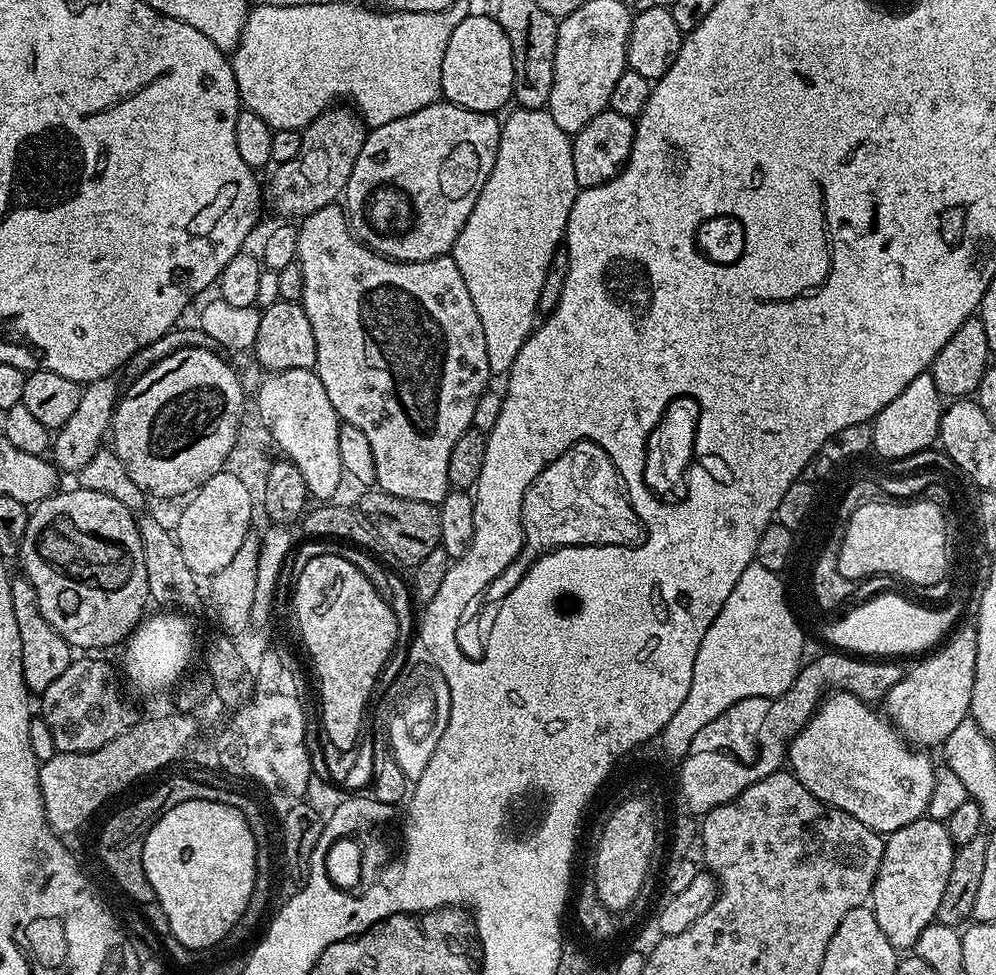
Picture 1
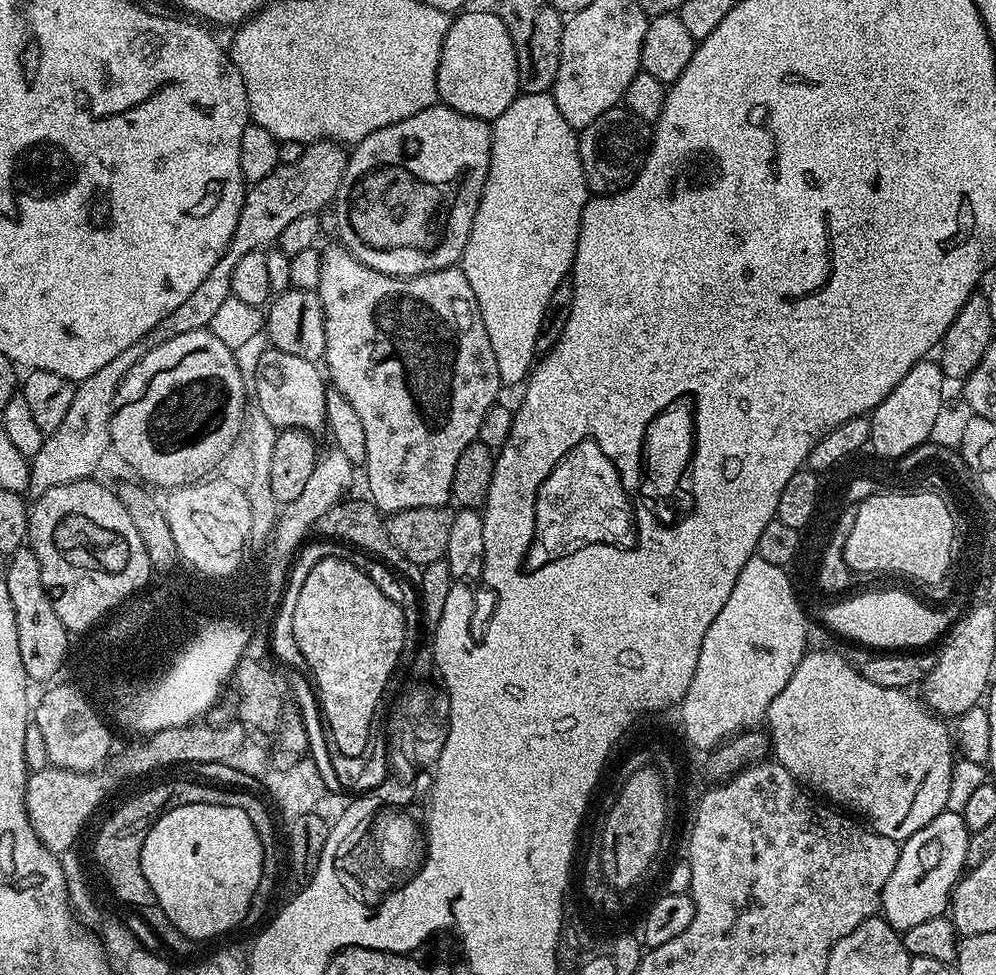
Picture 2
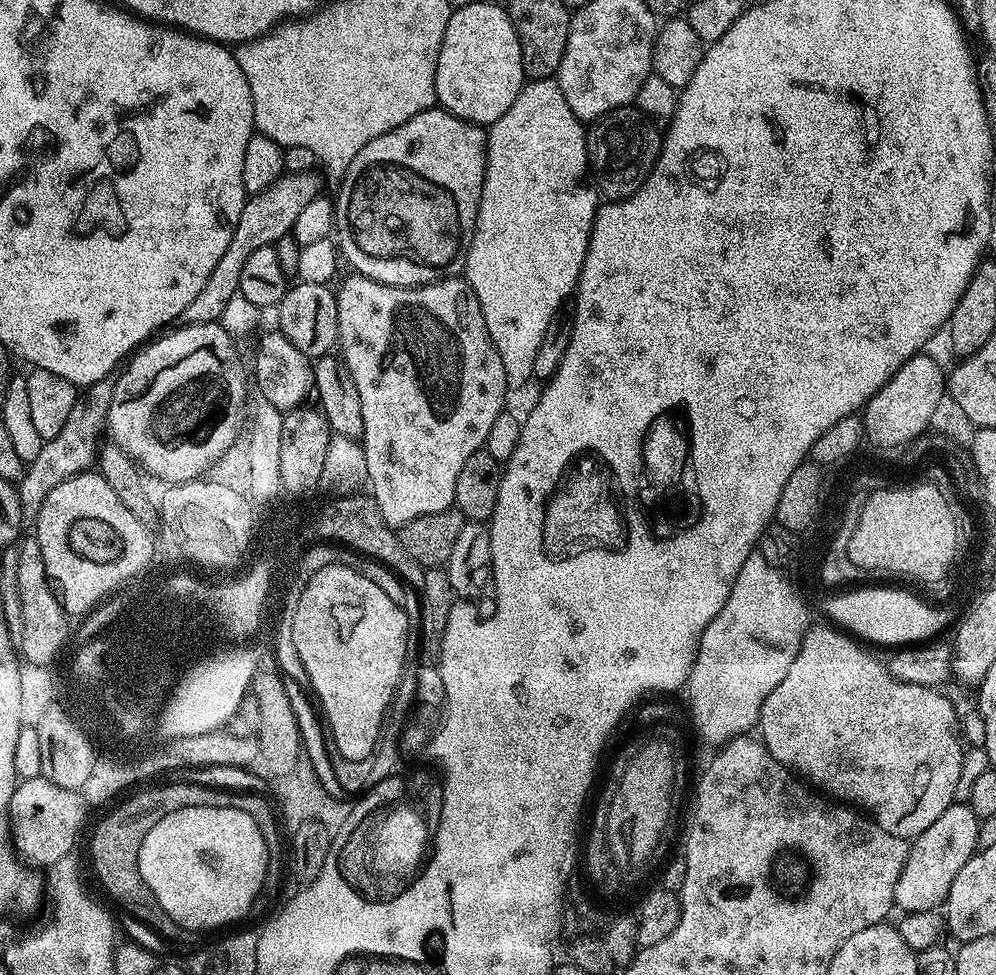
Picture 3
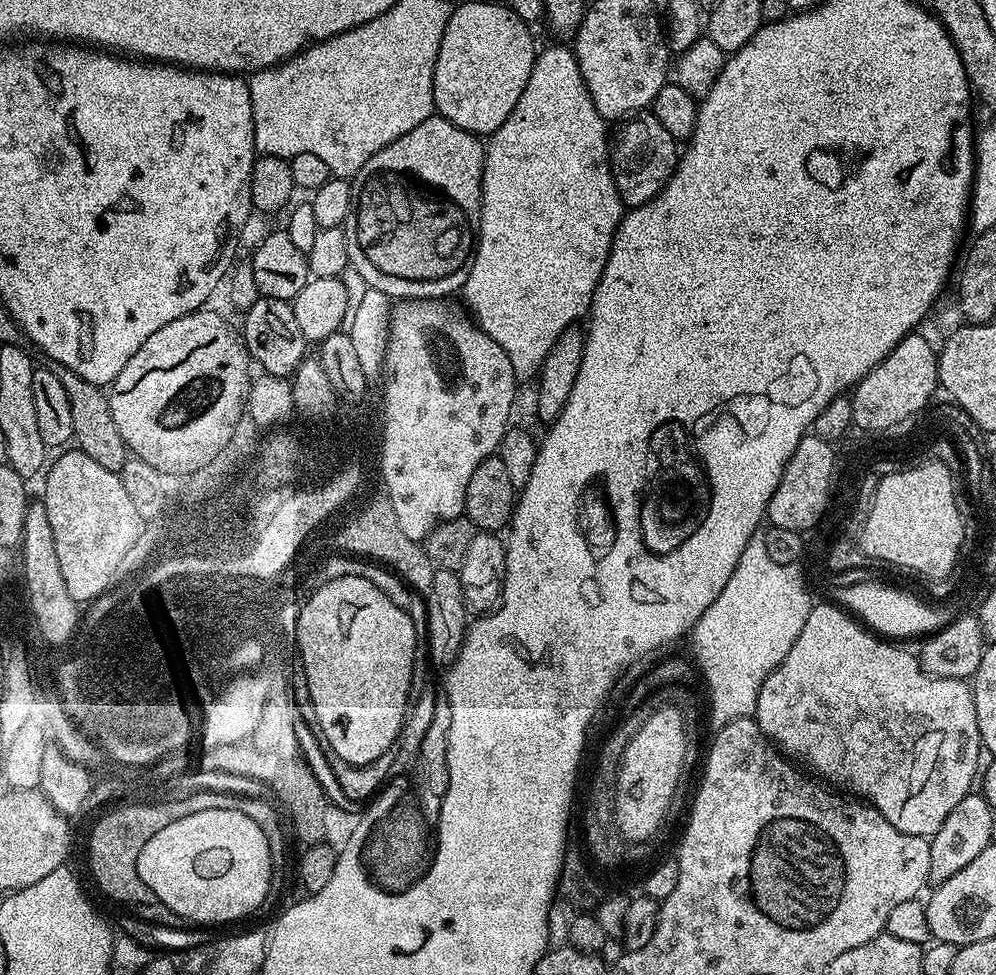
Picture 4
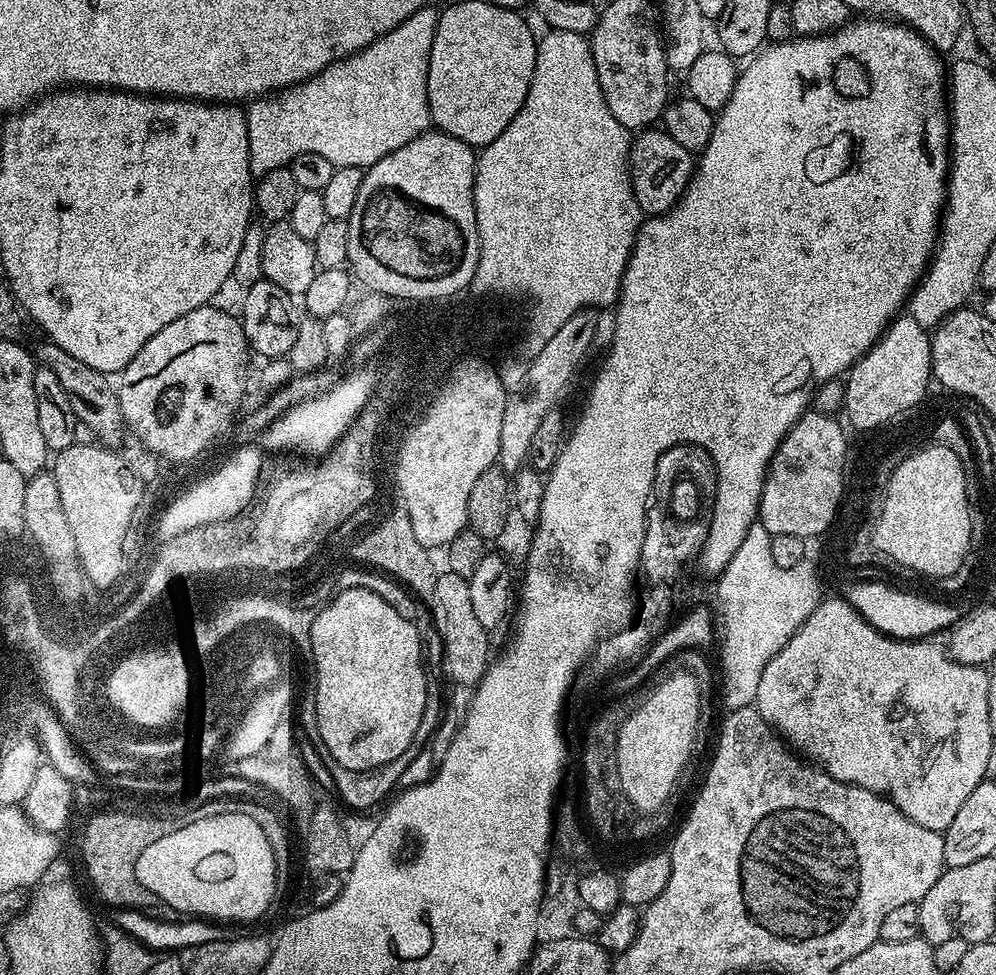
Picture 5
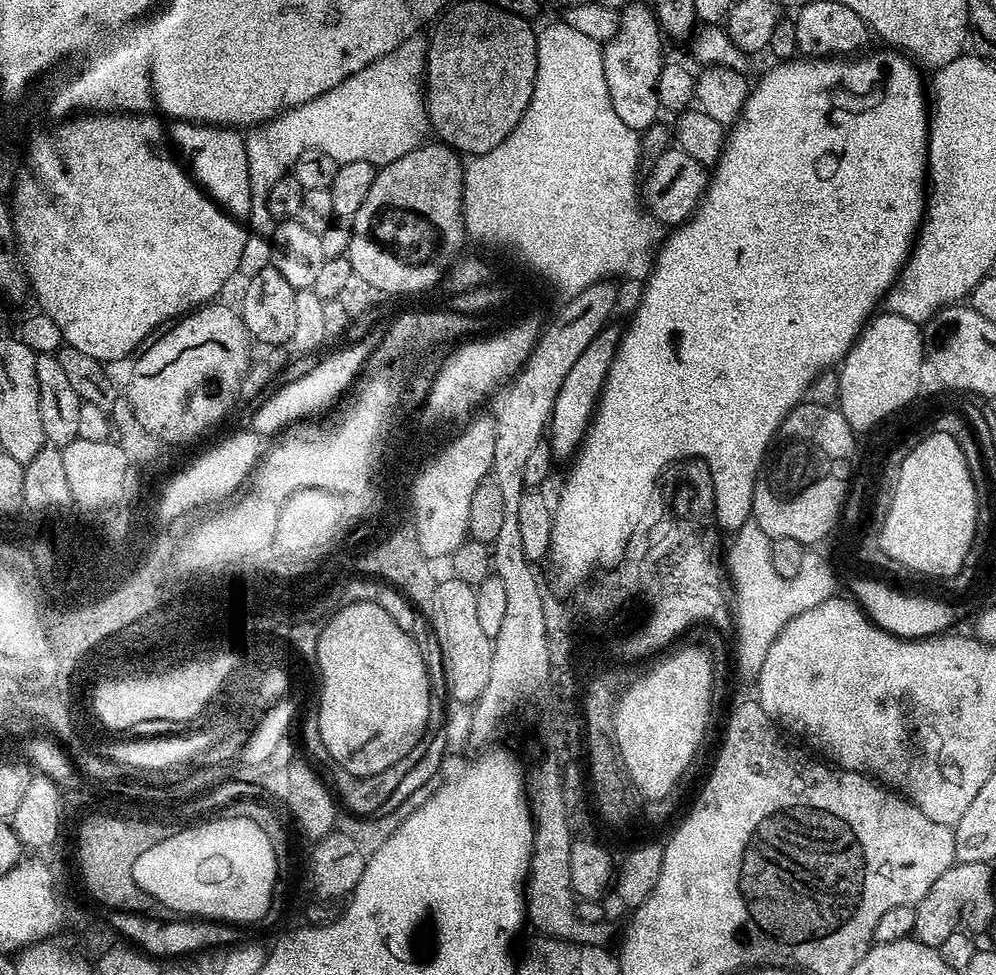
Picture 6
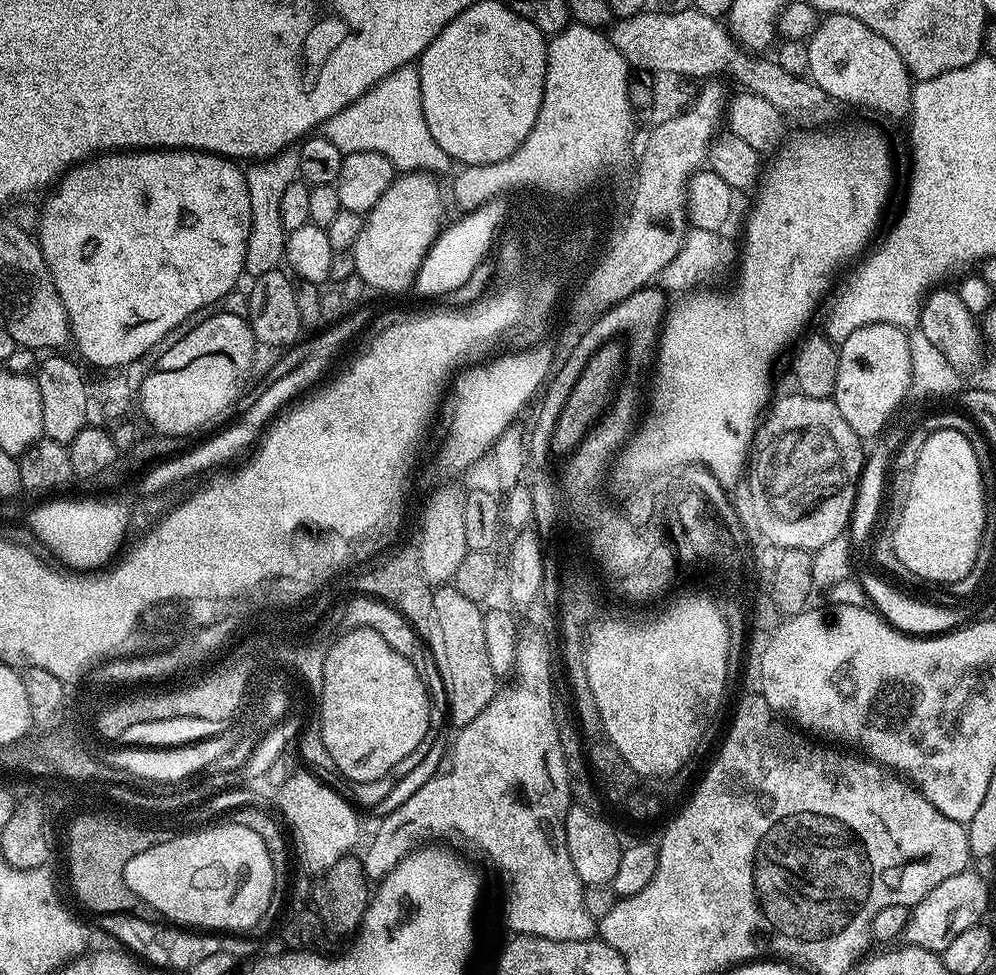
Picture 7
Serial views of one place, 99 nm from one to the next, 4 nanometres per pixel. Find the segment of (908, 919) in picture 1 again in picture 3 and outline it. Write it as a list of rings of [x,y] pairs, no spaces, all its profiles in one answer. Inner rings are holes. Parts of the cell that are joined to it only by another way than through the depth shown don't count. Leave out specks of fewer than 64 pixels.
[[[953,802],[921,836],[911,841],[908,861],[896,887],[895,907],[901,913],[917,912],[918,910],[936,910],[950,894],[950,882],[958,878],[958,870],[966,866],[966,862],[978,850],[978,830],[980,820],[969,808],[967,803]]]

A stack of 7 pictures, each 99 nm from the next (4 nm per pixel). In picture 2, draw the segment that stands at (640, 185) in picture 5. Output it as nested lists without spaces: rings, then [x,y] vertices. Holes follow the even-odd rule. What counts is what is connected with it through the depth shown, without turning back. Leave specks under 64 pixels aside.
[[[617,106],[594,118],[594,122],[590,122],[590,126],[579,133],[579,138],[582,170],[589,193],[612,196],[632,184],[644,165],[650,143],[650,124],[647,120],[639,120],[627,108]]]

